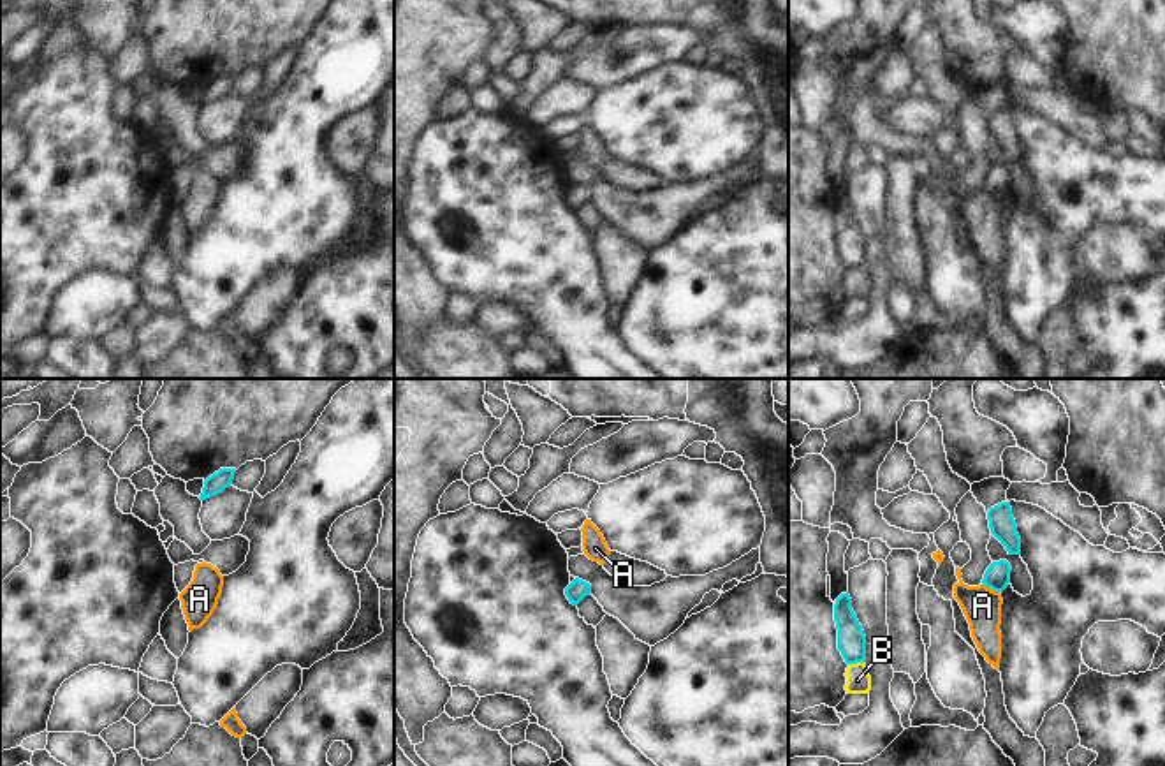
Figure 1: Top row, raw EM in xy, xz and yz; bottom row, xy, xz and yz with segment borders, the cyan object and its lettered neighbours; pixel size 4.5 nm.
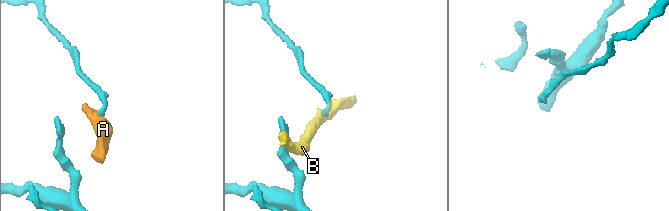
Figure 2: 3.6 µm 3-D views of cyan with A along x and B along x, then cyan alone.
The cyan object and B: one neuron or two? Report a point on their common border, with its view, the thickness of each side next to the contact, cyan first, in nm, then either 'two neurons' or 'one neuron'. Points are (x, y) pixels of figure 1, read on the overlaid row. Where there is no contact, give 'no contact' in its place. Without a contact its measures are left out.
yz (856, 662) | 130/110 nm | two neurons

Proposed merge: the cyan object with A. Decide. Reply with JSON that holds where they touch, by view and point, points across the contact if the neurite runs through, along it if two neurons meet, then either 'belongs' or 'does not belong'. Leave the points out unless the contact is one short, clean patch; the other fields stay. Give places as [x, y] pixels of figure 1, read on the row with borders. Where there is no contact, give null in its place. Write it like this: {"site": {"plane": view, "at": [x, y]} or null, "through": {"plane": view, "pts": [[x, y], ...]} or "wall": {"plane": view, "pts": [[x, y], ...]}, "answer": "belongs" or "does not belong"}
{"site": {"plane": "yz", "at": [991, 589]}, "wall": {"plane": "yz", "pts": [[982, 583], [998, 592]]}, "answer": "does not belong"}

